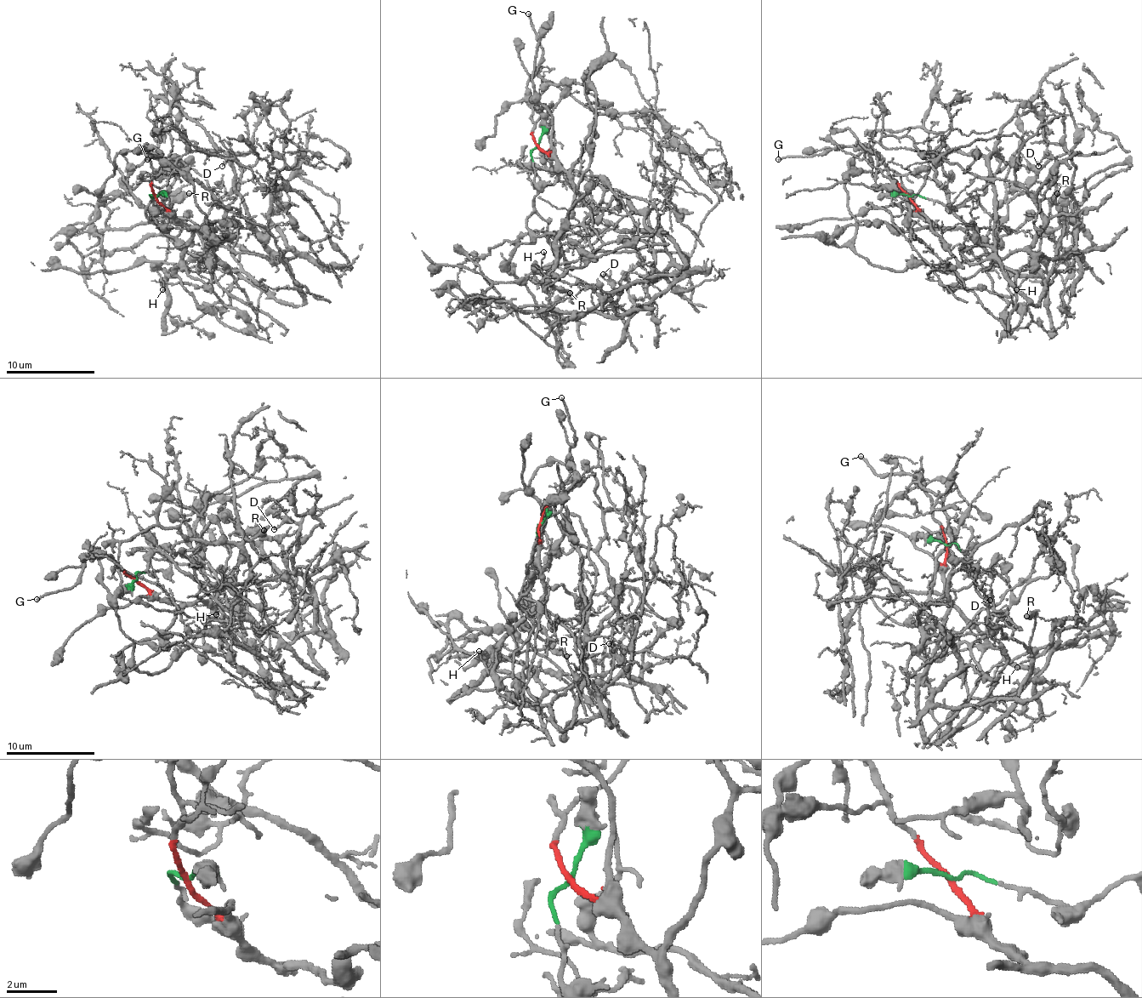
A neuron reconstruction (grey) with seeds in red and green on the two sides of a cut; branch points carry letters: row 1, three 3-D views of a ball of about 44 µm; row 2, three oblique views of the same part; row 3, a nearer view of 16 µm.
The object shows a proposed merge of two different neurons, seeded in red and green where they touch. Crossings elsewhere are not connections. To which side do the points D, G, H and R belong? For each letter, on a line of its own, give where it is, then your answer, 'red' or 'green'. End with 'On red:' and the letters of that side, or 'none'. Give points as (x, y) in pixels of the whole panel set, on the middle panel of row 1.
D: (603, 274) | green
G: (528, 14) | red
H: (543, 252) | red
R: (570, 293) | red
On red: G, H, R

